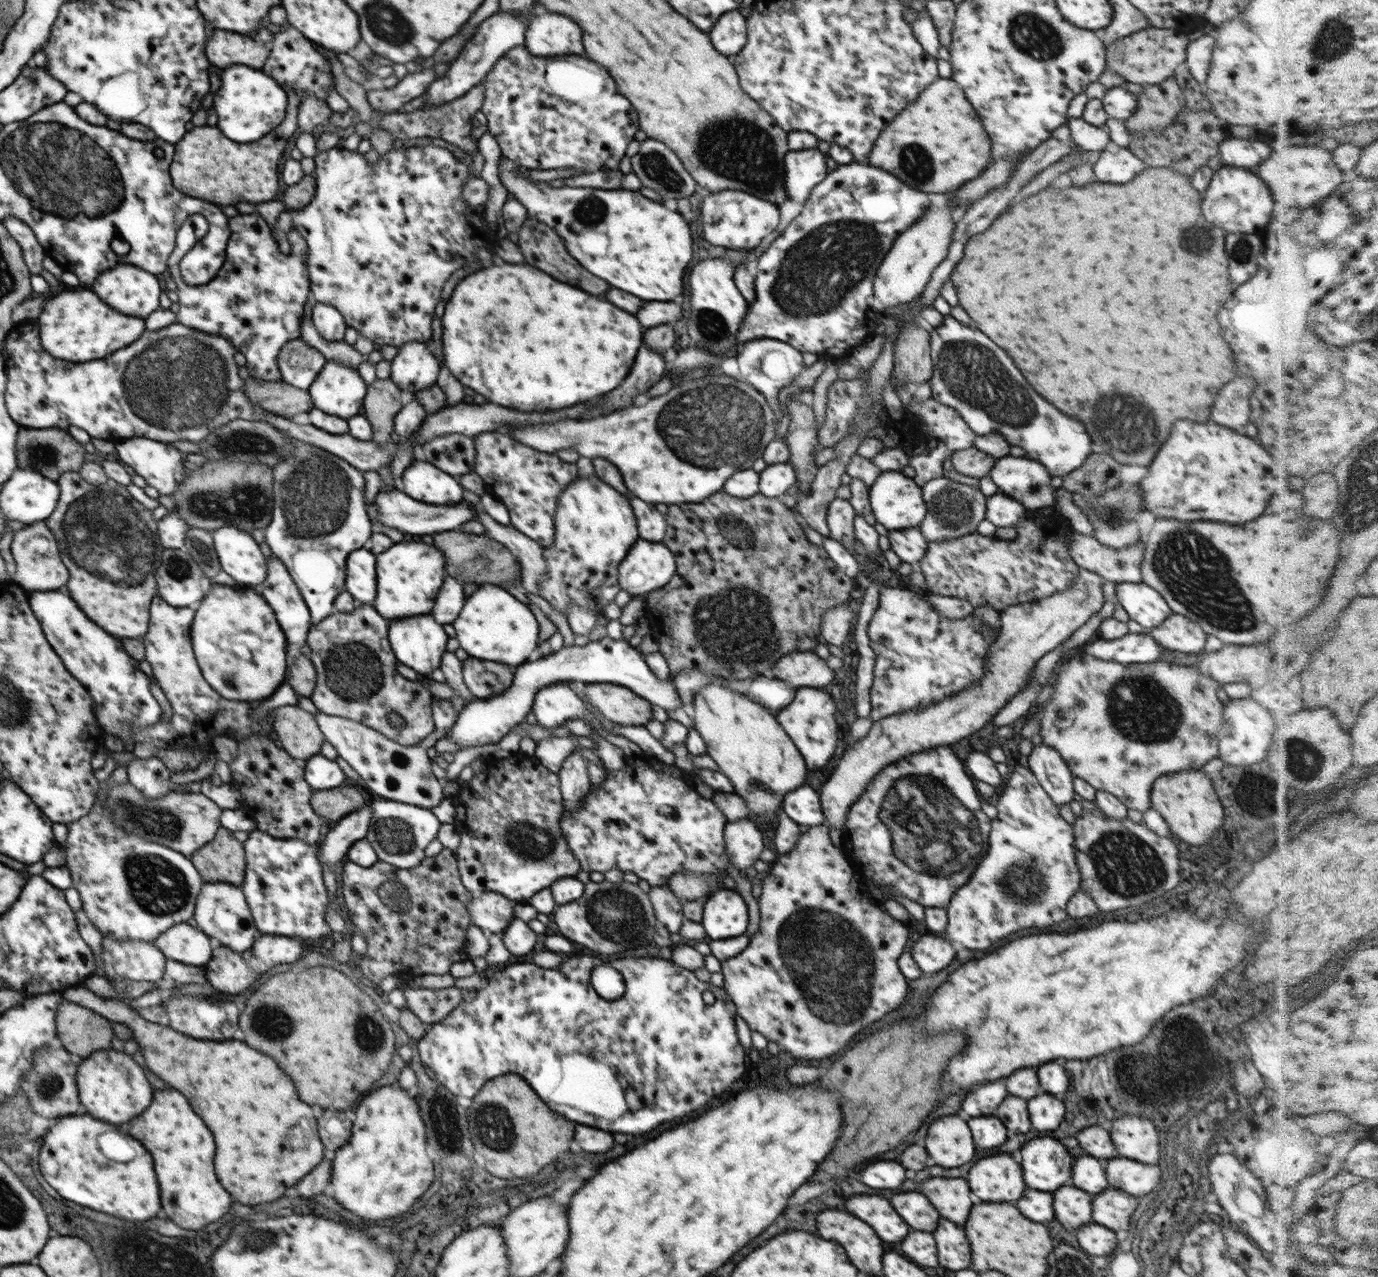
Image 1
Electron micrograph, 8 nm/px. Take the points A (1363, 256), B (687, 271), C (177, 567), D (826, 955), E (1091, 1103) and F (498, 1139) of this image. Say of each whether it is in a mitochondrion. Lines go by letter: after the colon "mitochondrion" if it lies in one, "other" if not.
A: other
B: other
C: mitochondrion
D: mitochondrion
E: other
F: mitochondrion

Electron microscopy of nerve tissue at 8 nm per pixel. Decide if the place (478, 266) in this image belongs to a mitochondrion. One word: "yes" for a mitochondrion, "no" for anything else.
no

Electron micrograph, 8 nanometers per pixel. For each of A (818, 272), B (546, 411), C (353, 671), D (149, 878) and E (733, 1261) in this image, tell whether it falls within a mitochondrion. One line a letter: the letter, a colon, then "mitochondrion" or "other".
A: mitochondrion
B: other
C: mitochondrion
D: mitochondrion
E: other

